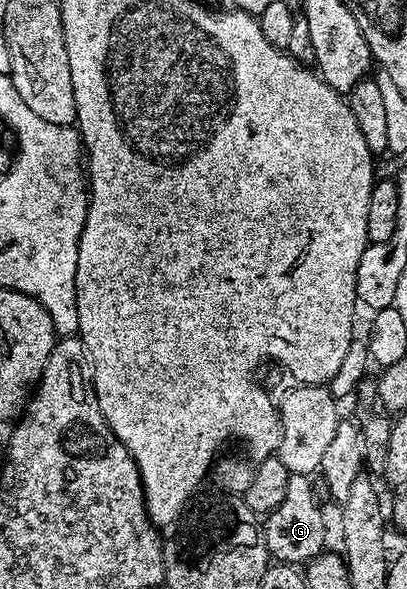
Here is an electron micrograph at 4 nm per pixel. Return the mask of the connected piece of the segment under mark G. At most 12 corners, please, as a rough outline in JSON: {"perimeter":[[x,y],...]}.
{"perimeter":[[291,474],[260,529],[275,563],[327,549],[311,475]]}

